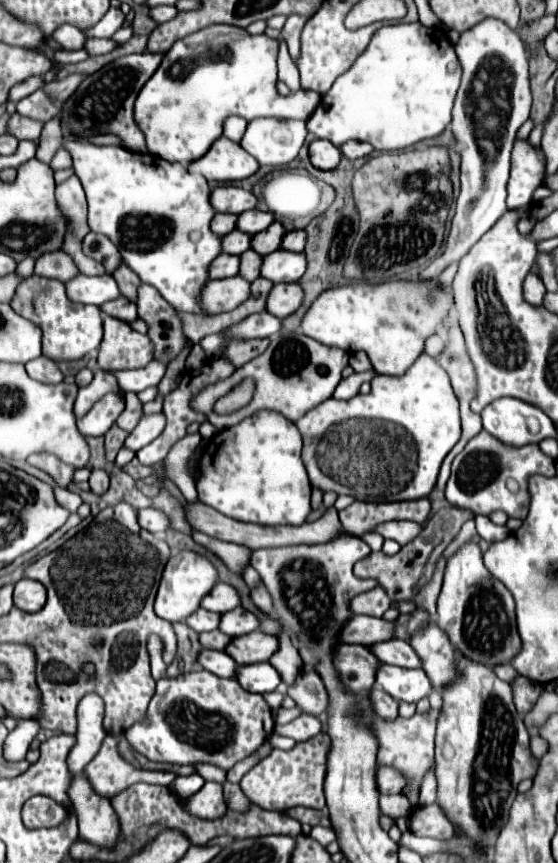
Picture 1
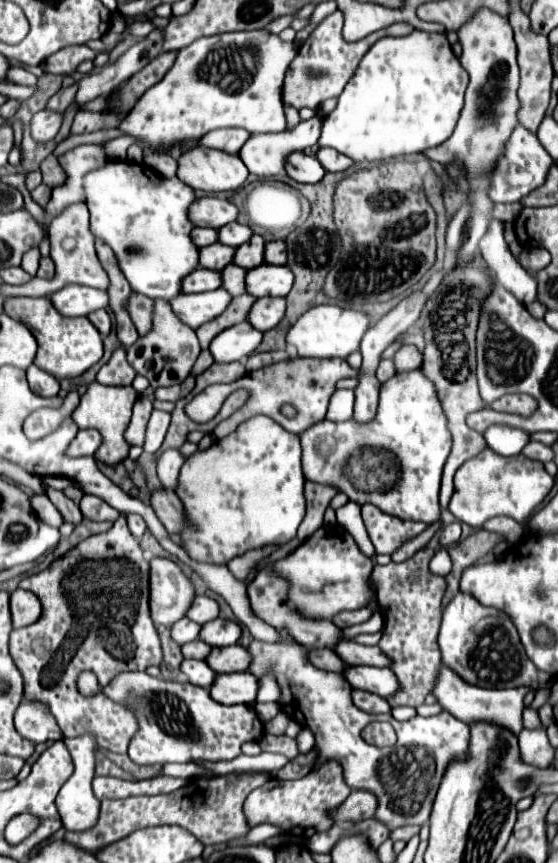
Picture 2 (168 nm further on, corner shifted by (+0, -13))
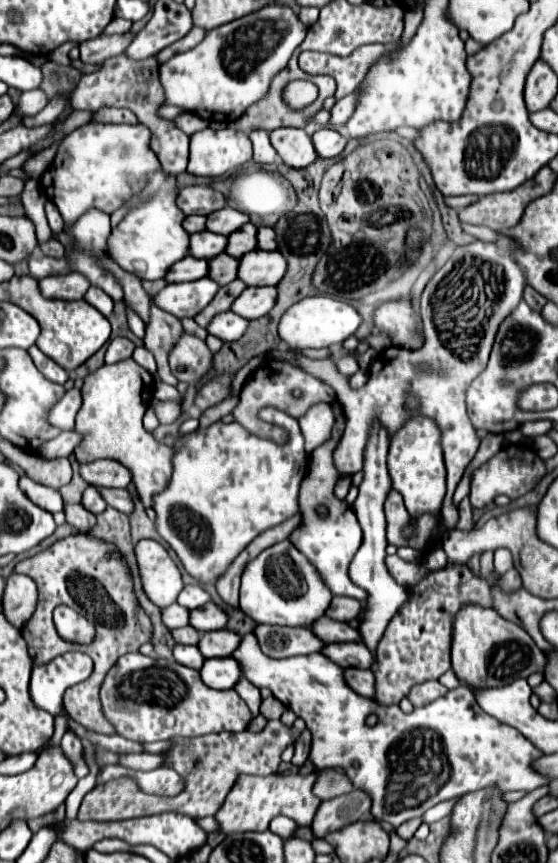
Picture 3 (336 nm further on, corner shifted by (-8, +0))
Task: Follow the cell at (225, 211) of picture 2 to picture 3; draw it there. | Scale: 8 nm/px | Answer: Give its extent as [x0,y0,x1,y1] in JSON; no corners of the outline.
[178,185,226,215]

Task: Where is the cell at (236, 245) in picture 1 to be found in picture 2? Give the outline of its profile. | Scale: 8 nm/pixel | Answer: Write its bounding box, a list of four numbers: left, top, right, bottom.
[198,242,234,272]

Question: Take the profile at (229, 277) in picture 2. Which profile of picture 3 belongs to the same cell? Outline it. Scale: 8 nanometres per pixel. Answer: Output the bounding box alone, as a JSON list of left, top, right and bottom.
[210,255,238,285]

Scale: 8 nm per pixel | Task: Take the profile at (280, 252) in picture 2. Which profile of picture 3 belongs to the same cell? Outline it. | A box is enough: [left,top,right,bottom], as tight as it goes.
[258,227,276,249]

